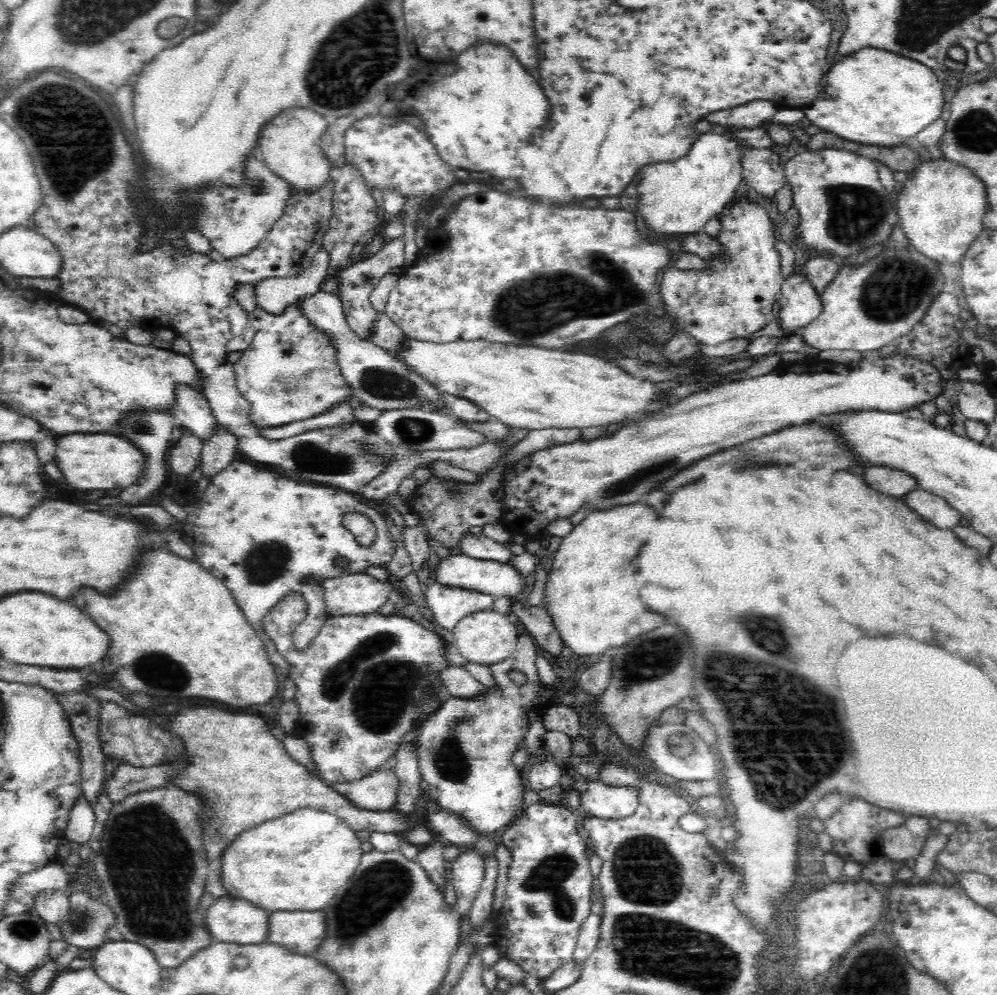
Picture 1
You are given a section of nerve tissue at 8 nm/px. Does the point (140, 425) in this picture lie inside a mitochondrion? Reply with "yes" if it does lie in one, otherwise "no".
yes

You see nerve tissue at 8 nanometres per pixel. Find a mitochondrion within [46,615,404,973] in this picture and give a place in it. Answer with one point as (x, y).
(149, 864)

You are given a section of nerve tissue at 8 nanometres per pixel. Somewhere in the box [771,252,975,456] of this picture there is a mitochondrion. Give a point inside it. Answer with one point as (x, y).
(895, 289)

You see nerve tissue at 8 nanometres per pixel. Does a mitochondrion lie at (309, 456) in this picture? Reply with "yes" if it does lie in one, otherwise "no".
yes

